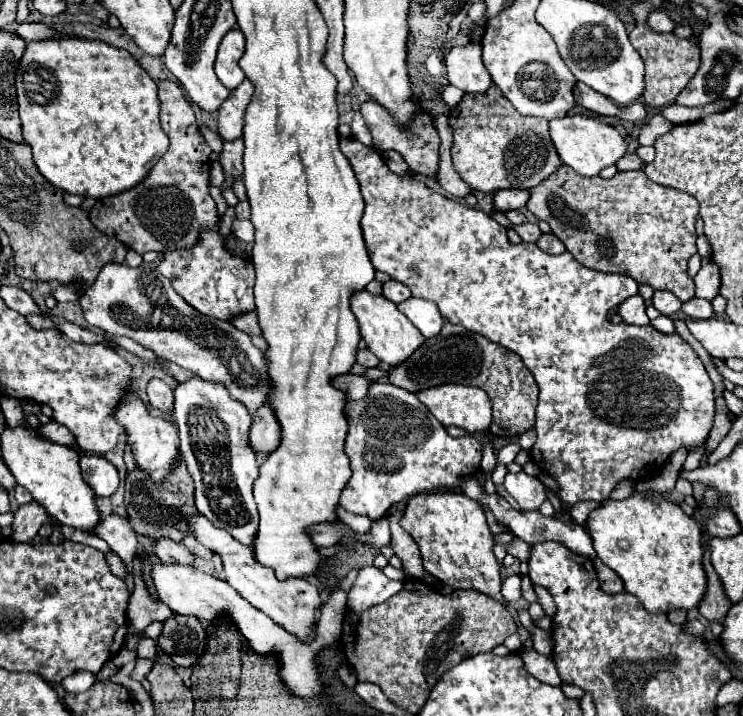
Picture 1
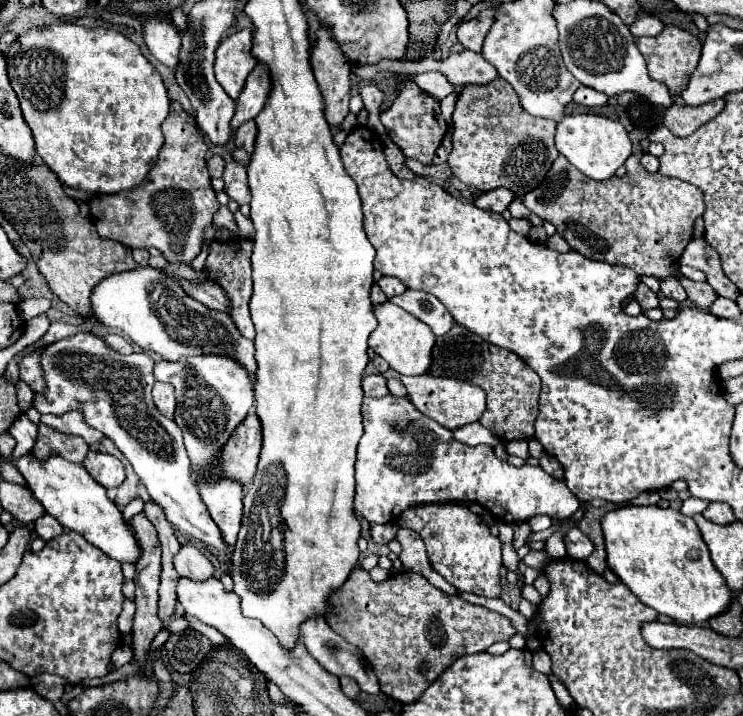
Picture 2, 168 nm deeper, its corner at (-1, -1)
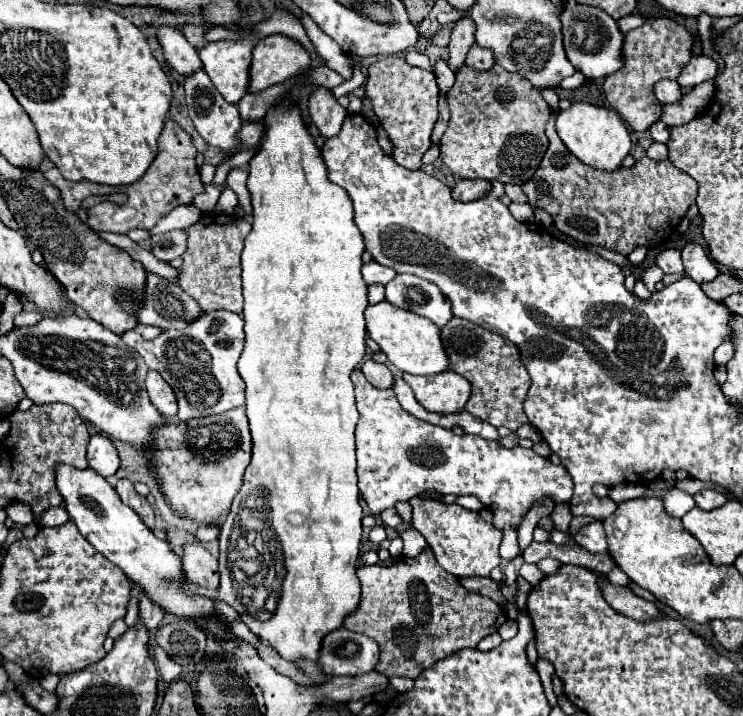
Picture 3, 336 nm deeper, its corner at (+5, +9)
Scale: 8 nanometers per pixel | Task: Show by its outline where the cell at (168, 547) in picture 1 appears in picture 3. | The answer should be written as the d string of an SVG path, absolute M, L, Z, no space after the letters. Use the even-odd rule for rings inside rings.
M187 544L183 548L183 570L185 576L201 586L201 588L217 588L219 586L219 568L217 558L203 544Z

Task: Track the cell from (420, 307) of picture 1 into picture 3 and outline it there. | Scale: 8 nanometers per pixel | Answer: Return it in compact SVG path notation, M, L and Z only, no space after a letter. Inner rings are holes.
M397 274L391 282L387 282L385 300L395 308L429 318L439 328L453 318L449 298L445 298L445 294L441 294L433 282L413 274Z

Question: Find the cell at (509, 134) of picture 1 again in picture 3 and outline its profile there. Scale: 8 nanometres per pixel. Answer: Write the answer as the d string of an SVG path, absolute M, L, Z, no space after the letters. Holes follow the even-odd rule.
M497 64L487 72L463 66L457 72L453 88L447 92L447 100L451 108L451 120L439 142L439 148L441 148L441 160L445 162L445 166L451 168L455 176L499 180L503 184L507 182L525 184L533 176L549 144L545 136L545 122L551 116L551 108L543 100L541 92L527 78L521 78L521 74L507 72Z

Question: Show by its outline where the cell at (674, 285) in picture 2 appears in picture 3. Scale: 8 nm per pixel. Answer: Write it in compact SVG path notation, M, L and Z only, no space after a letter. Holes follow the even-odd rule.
M663 248L657 254L655 264L665 272L665 274L673 274L673 272L683 272L683 260L681 260L681 250L679 248Z

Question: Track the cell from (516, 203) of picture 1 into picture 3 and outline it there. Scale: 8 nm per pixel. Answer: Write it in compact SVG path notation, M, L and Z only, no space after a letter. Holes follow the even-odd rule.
M457 180L451 194L459 202L471 202L483 198L489 192L489 188L491 184L487 180Z

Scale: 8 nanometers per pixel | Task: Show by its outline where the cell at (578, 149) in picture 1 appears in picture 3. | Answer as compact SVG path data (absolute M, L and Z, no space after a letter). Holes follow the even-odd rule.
M573 102L571 108L559 112L557 134L565 142L569 152L575 154L583 164L605 172L613 172L621 168L625 156L631 150L631 136L621 116L615 110L597 108L585 102Z

